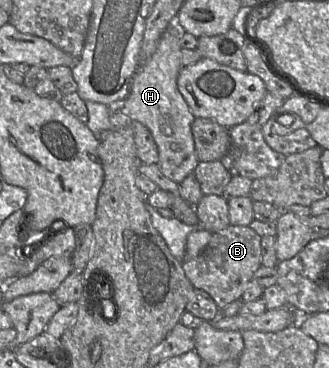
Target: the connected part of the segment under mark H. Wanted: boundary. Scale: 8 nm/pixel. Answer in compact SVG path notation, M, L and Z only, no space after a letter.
M174 19L174 24L172 26L170 26L162 35L155 53L148 60L146 60L145 62L143 62L139 65L137 72L132 77L131 81L129 83L128 96L125 98L125 100L121 104L118 104L116 106L116 110L117 110L116 113L120 114L122 116L122 118L127 119L128 121L140 122L142 125L144 125L150 131L150 133L155 141L155 144L157 146L157 149L158 149L158 163L157 164L158 164L161 172L168 179L170 179L171 181L177 183L177 184L180 184L189 174L193 173L199 163L196 153L195 153L194 139L193 139L193 135L192 135L192 131L191 131L191 126L192 126L193 121L195 120L195 117L191 113L191 111L188 107L188 104L186 103L184 97L180 93L178 86L177 86L177 79L178 79L179 72L182 69L182 67L184 67L181 63L181 52L180 52L181 47L179 45L179 39L180 39L180 35L182 32L186 32L186 31L180 30L175 25L175 19Z

